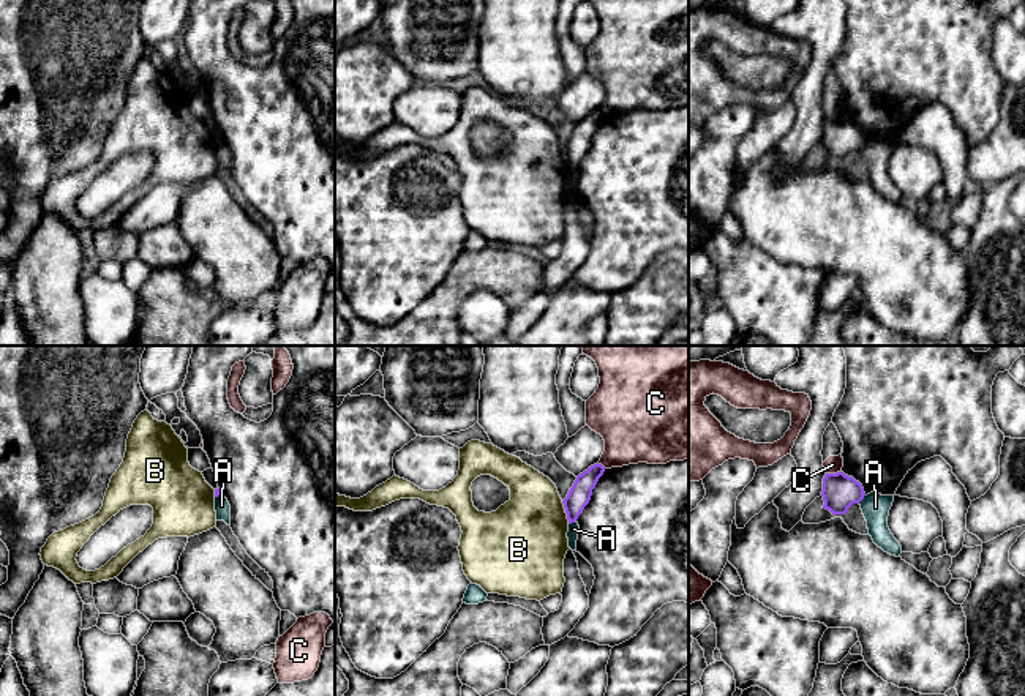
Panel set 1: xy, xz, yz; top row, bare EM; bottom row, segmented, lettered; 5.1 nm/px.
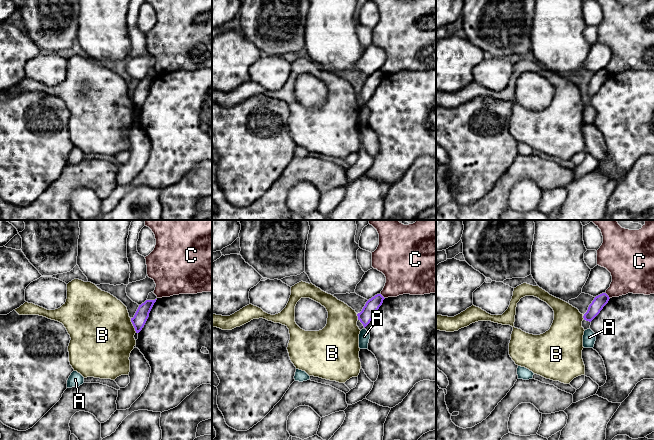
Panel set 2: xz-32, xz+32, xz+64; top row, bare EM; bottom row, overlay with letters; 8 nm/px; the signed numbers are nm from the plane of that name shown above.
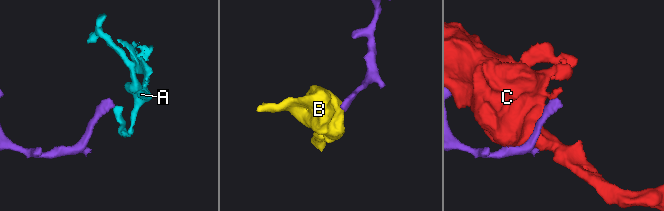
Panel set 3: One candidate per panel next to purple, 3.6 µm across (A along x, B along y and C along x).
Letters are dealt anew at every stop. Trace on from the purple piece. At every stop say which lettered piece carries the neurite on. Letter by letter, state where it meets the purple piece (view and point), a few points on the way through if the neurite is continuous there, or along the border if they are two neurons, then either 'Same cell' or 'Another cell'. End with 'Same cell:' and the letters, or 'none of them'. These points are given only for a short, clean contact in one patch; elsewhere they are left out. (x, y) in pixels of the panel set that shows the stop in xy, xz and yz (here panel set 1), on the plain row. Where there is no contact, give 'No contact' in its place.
A: Touches purple at yz (861, 145). Boundary: yz (864, 141), (858, 149). Another cell
B: Touches purple at xz (566, 158). Boundary: xz (561, 147), (569, 169). Another cell
C: Touches purple at yz (833, 120). Another cell
Same cell: none of them

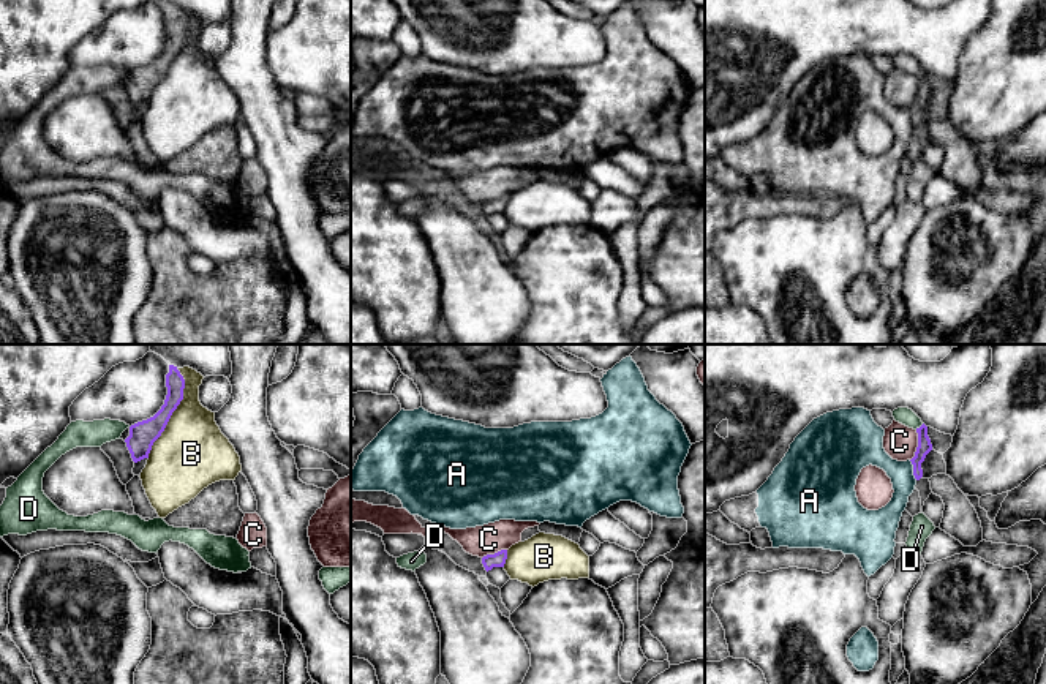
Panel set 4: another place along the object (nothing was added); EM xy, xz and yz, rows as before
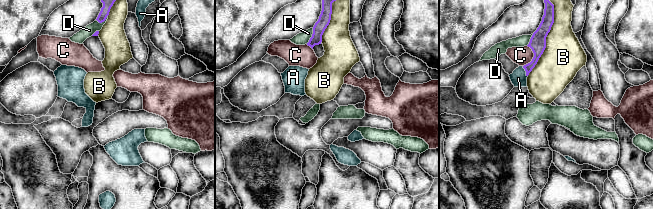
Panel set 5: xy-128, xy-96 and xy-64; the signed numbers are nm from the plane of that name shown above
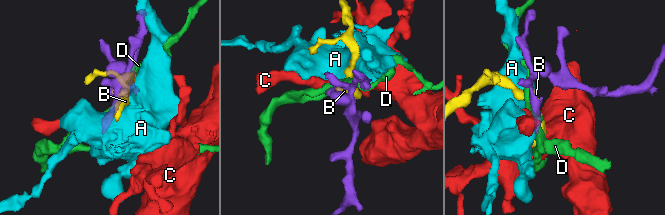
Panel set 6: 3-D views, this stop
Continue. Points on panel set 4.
A: Touches purple at yz (914, 116). Boundary: yz (909, 106), (917, 125). Another cell
B: Touches purple at xy (171, 60). Another cell
C: Touches purple at yz (918, 92). Boundary: yz (917, 76), (917, 97), (910, 106). Another cell
D: Touches purple at yz (920, 73). Another cell
Same cell: none of them

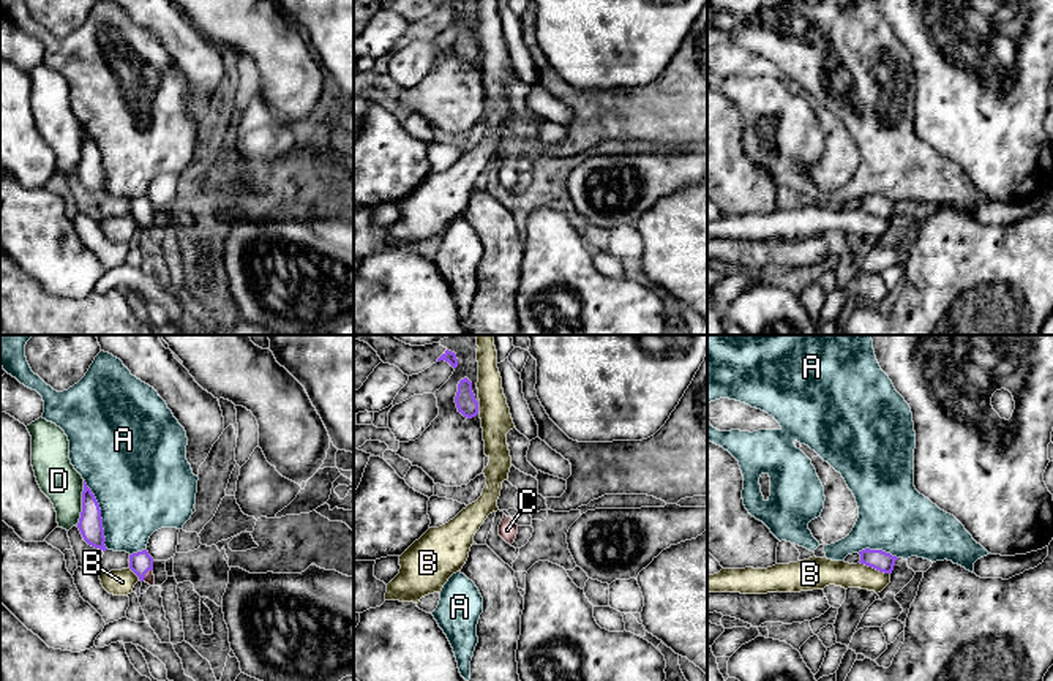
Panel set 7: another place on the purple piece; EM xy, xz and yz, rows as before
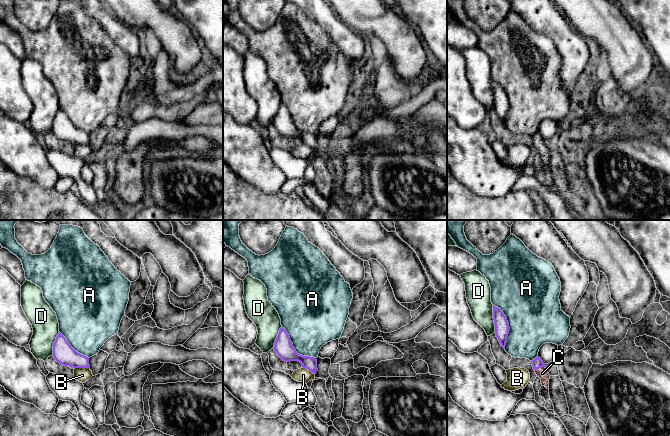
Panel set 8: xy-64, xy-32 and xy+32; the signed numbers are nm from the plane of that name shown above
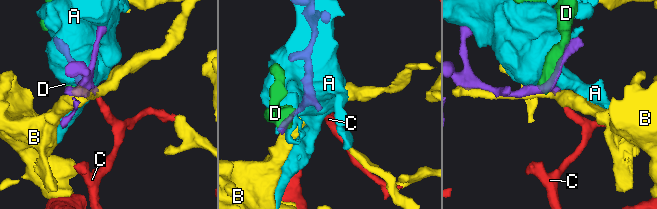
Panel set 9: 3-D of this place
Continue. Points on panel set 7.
A: Touches purple at xy (100, 160). Another cell
B: Touches purple at yz (875, 214). Another cell
C: Touches purple at xy (146, 218). Path across: xy (141, 209), (146, 218), (149, 225). Same cell
D: Touches purple at xy (82, 149). Another cell
Same cell: C

